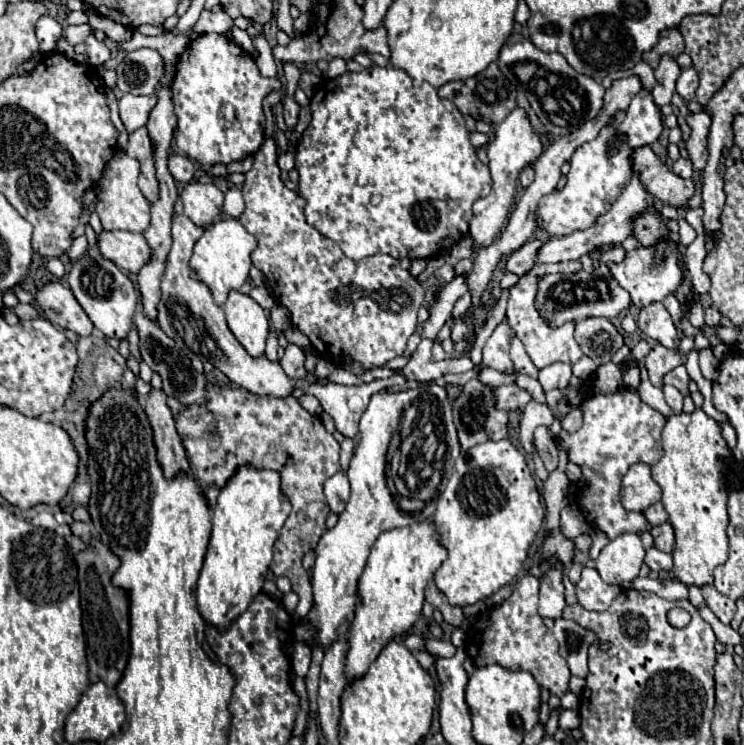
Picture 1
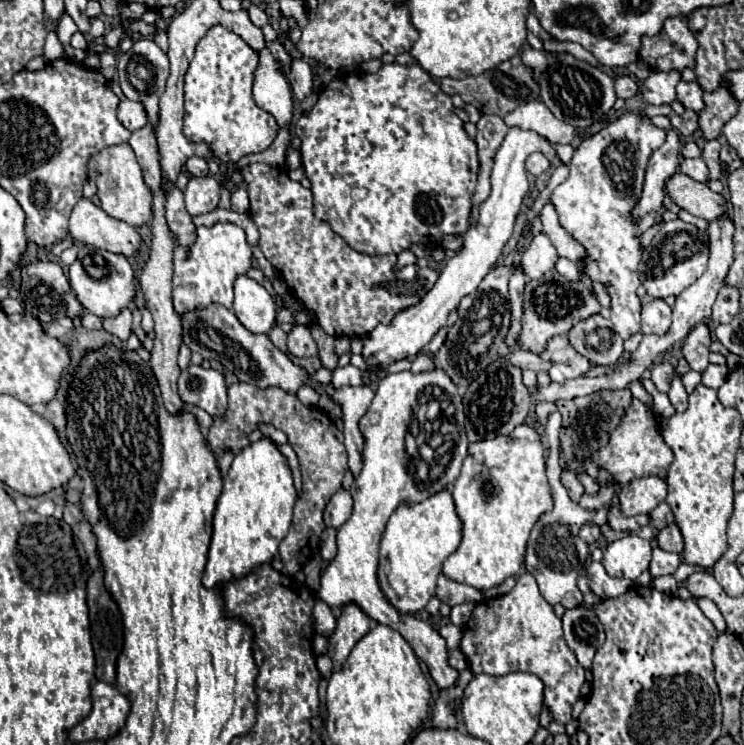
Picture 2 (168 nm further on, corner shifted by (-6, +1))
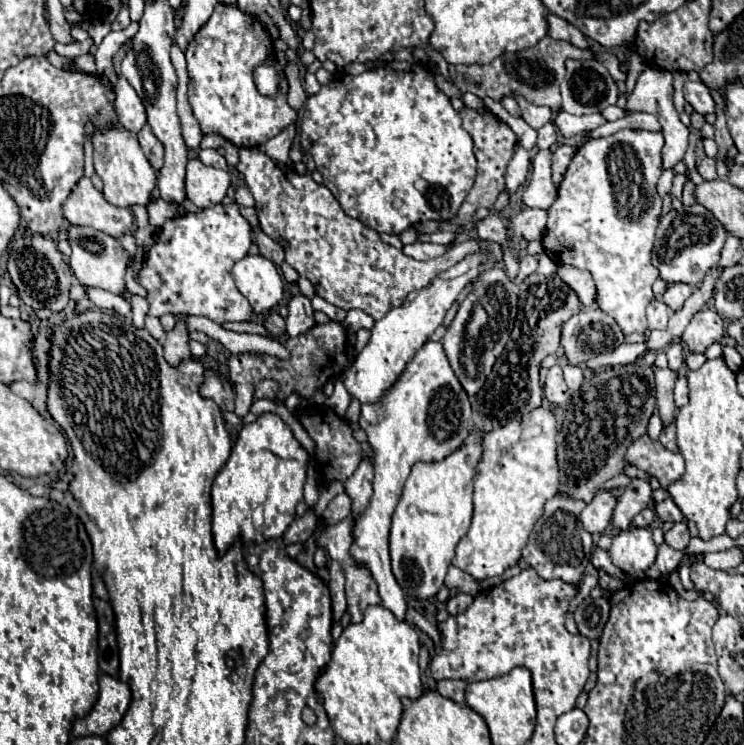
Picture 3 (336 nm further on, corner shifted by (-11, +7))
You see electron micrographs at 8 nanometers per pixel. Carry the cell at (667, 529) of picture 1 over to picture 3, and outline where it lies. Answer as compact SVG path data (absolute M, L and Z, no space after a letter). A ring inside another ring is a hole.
M677 522L673 524L667 532L665 532L665 544L669 544L675 550L683 550L689 544L689 530L685 522Z

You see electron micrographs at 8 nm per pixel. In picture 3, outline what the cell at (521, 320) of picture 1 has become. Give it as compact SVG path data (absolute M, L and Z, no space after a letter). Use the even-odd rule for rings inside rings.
M565 366L565 368L563 368L563 374L565 374L565 382L567 382L567 386L569 386L571 392L580 390L583 383L583 370L581 370L581 368Z

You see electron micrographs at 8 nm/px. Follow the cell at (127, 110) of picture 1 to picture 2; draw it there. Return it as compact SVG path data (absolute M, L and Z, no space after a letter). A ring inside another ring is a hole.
M122 100L118 106L118 120L130 130L138 130L142 126L148 124L148 114L144 110L142 102L134 102L134 100Z

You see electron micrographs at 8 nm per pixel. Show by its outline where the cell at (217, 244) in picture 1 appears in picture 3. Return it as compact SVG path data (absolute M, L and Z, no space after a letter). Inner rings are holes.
M215 204L201 212L187 212L169 218L155 238L145 258L137 282L147 290L149 314L193 314L205 316L217 324L243 322L253 316L247 298L237 290L231 268L249 252L251 226L241 216L239 206Z

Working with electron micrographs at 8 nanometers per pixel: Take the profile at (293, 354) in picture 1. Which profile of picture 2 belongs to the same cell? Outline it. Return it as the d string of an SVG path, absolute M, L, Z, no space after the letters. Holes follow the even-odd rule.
M296 324L294 330L288 334L288 352L296 358L302 356L314 356L318 352L314 338L310 336L310 330L306 326Z

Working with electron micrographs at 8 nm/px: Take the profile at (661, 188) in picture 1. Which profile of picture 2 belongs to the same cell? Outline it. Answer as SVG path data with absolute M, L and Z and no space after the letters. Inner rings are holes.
M682 172L670 176L670 180L666 182L666 192L674 204L704 220L712 220L728 210L722 194L714 194L708 184L696 182Z

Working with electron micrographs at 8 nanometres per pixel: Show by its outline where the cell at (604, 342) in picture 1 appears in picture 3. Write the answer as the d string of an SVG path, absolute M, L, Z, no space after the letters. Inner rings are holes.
M597 308L583 310L563 324L561 348L571 366L613 350L623 342L623 334L615 320Z

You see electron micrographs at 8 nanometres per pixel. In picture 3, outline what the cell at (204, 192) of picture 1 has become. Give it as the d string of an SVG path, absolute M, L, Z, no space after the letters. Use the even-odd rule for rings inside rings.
M197 156L187 162L185 196L197 208L207 208L207 206L219 204L223 200L229 184L231 184L229 172L205 166Z

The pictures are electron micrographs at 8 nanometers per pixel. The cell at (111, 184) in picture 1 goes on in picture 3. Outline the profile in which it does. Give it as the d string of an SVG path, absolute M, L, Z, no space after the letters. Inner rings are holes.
M105 124L97 130L107 130L107 132L97 132L93 134L93 148L95 148L95 172L103 180L105 188L103 194L109 204L115 204L119 208L131 208L133 204L147 204L153 196L155 184L157 184L157 172L145 158L137 134L125 130L119 124Z

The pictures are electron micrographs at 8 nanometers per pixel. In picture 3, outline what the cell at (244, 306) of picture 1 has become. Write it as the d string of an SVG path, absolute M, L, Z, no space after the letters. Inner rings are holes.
M261 254L241 258L233 266L233 278L257 314L267 314L267 310L273 310L283 298L281 270Z

